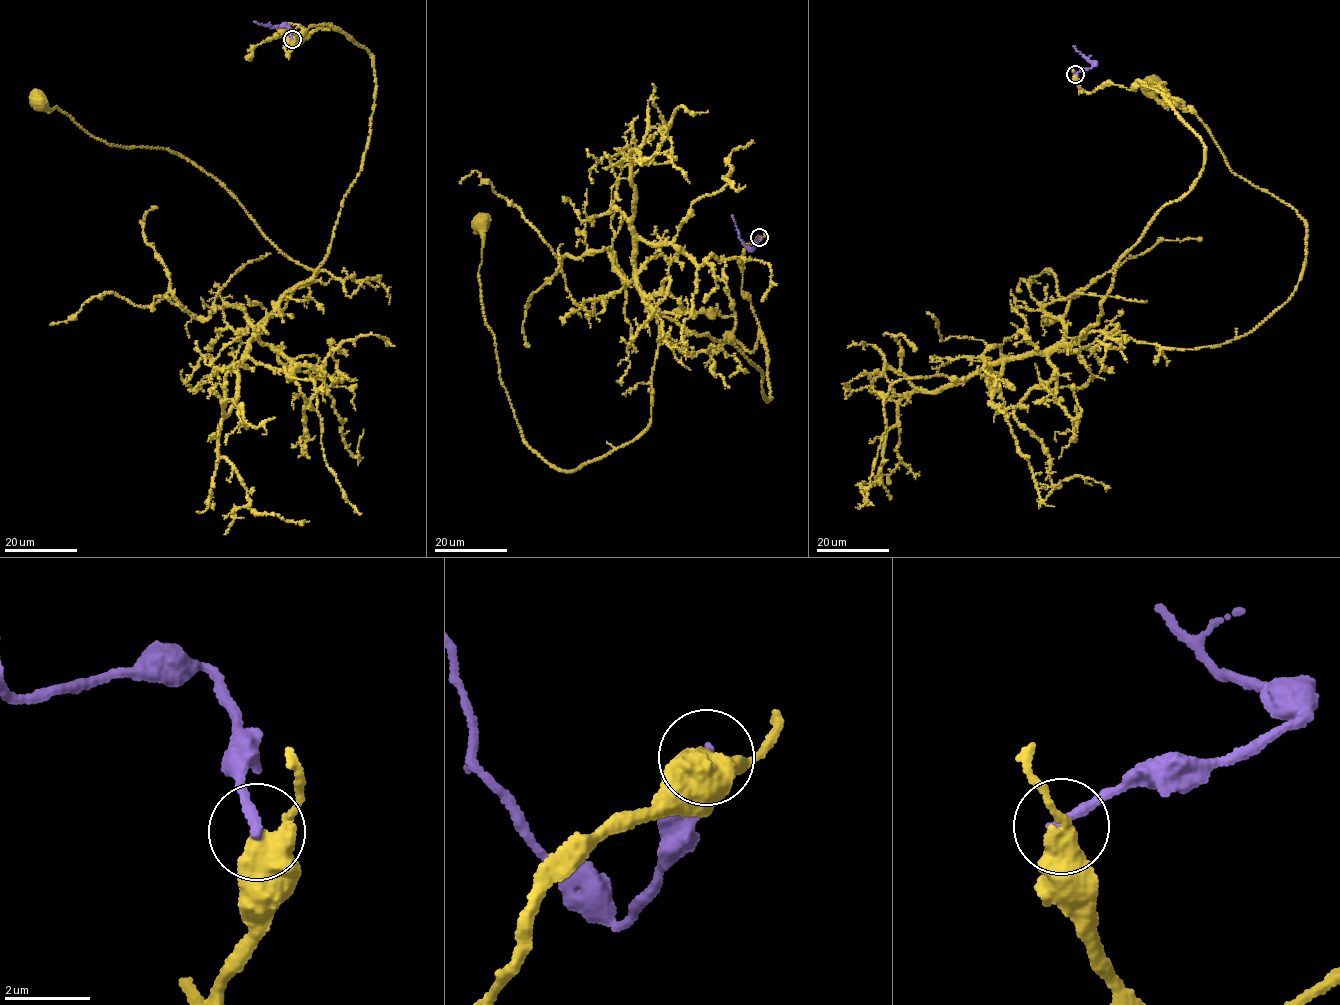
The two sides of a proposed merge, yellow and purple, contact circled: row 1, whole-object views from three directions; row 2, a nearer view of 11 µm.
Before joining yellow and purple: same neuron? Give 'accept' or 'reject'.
reject

